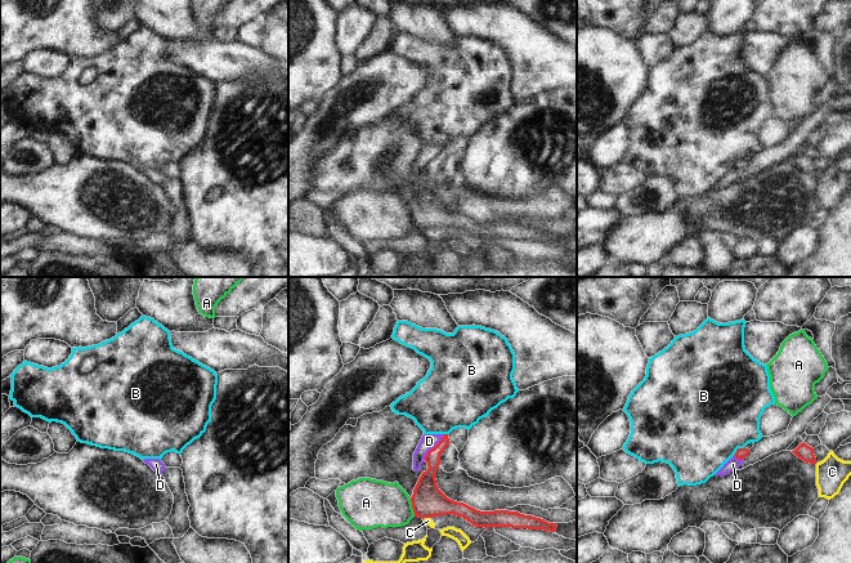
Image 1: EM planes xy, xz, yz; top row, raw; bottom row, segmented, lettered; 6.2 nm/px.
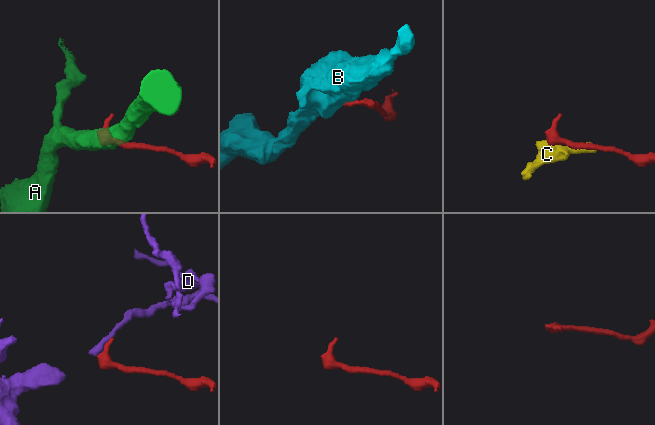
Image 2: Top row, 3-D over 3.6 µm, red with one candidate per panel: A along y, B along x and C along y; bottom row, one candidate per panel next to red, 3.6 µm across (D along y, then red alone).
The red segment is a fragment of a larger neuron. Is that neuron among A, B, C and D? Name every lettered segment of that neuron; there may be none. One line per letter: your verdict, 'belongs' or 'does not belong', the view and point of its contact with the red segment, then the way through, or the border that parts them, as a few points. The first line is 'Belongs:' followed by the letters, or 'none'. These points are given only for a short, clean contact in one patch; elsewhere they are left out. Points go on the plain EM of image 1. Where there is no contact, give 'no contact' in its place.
Belongs: none
A: does not belong | xz (412, 219) | along xz (410, 210), (415, 227)
B: does not belong | yz (738, 160) | along yz (744, 157), (739, 159), (733, 166)
C: does not belong | xz (428, 228) | along xz (425, 228), (429, 229)
D: does not belong | xz (434, 159) | along xz (444, 146), (424, 170)

